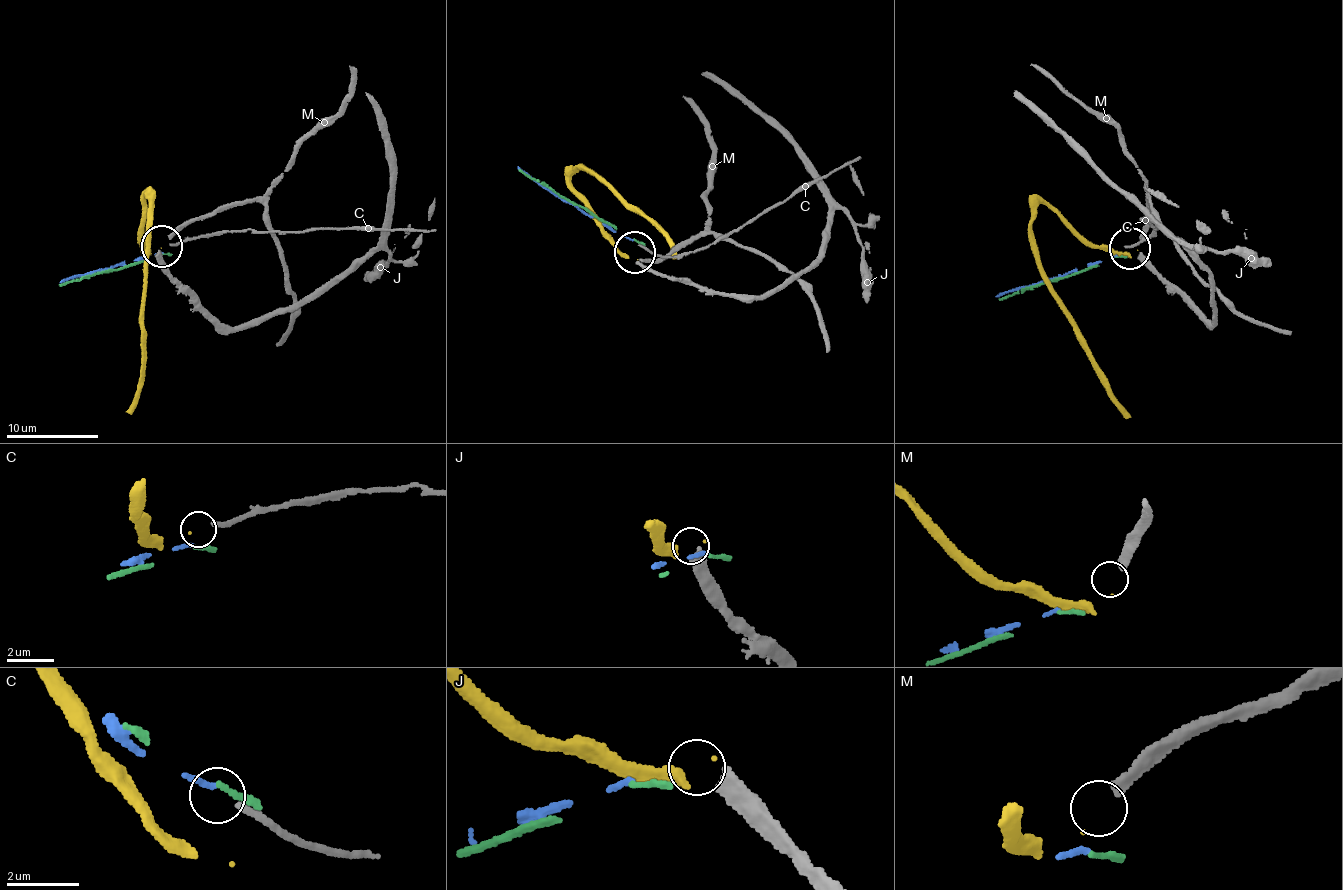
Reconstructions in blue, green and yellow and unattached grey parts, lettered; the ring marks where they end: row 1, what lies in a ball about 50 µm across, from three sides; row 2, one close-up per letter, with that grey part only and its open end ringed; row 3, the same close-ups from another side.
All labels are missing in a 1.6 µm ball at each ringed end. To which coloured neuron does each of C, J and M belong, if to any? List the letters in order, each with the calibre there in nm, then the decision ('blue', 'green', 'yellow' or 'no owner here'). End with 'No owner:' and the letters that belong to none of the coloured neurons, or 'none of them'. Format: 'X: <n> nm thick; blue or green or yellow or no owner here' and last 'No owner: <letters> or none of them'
C: 190 nm thick; no owner here
J: 440 nm thick; no owner here
M: 280 nm thick; yellow
No owner: C, J

